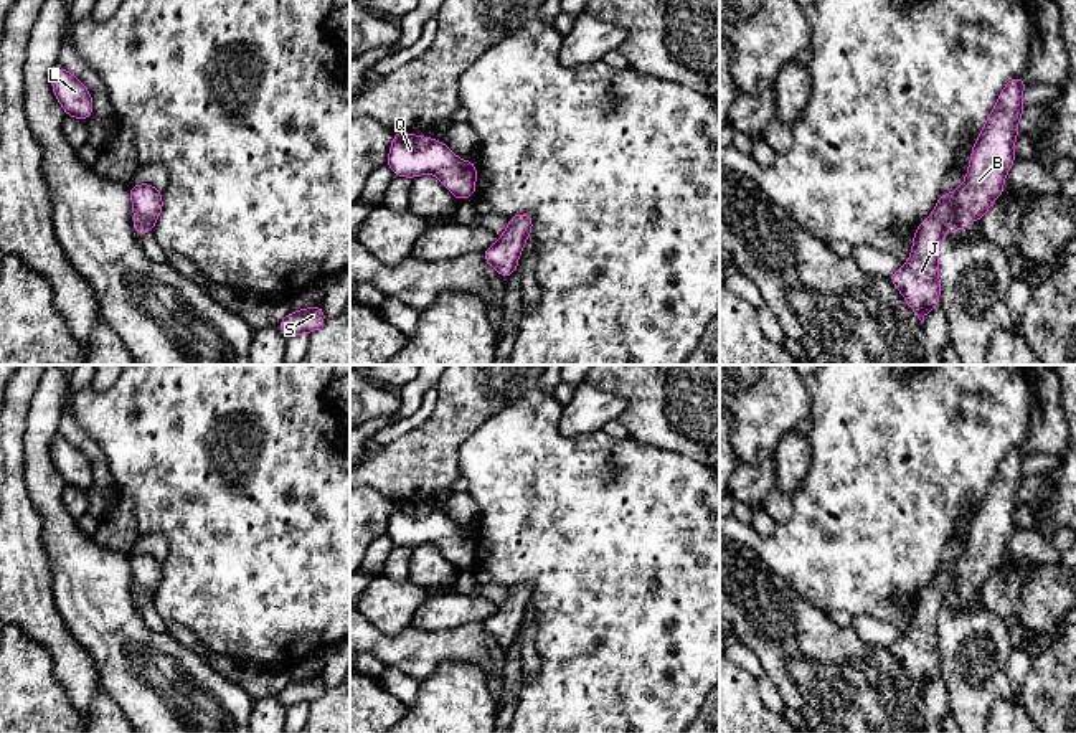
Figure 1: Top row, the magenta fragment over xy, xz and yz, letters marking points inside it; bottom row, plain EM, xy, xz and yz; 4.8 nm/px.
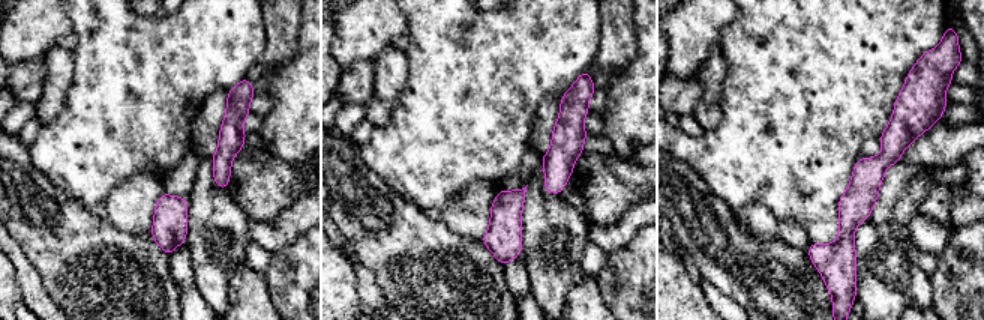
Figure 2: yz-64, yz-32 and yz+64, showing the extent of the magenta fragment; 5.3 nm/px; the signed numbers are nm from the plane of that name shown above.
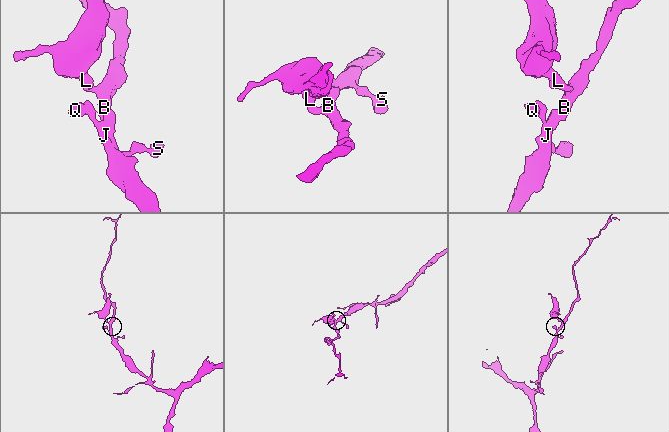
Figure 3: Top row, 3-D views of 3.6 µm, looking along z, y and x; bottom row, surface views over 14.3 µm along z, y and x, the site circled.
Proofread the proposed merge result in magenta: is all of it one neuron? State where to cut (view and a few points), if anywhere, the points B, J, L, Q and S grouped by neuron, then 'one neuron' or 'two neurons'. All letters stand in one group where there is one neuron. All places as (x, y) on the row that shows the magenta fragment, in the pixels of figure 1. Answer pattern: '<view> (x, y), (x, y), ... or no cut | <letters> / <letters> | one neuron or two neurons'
no cut | B J L Q S | one neuron

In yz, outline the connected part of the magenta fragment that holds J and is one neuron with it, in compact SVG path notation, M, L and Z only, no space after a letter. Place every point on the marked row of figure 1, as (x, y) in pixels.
M1018 76L1002 89L974 144L964 183L954 193L939 196L932 215L914 231L908 262L890 277L921 324L926 314L939 305L939 246L949 225L956 218L959 234L965 233L965 226L982 220L990 205L1003 195L1005 177L1017 160L1013 144L1020 134L1017 124L1025 109L1025 87Z

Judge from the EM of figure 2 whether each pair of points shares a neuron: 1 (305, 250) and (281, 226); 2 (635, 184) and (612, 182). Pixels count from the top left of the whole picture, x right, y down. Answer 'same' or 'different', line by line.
1: different
2: same

